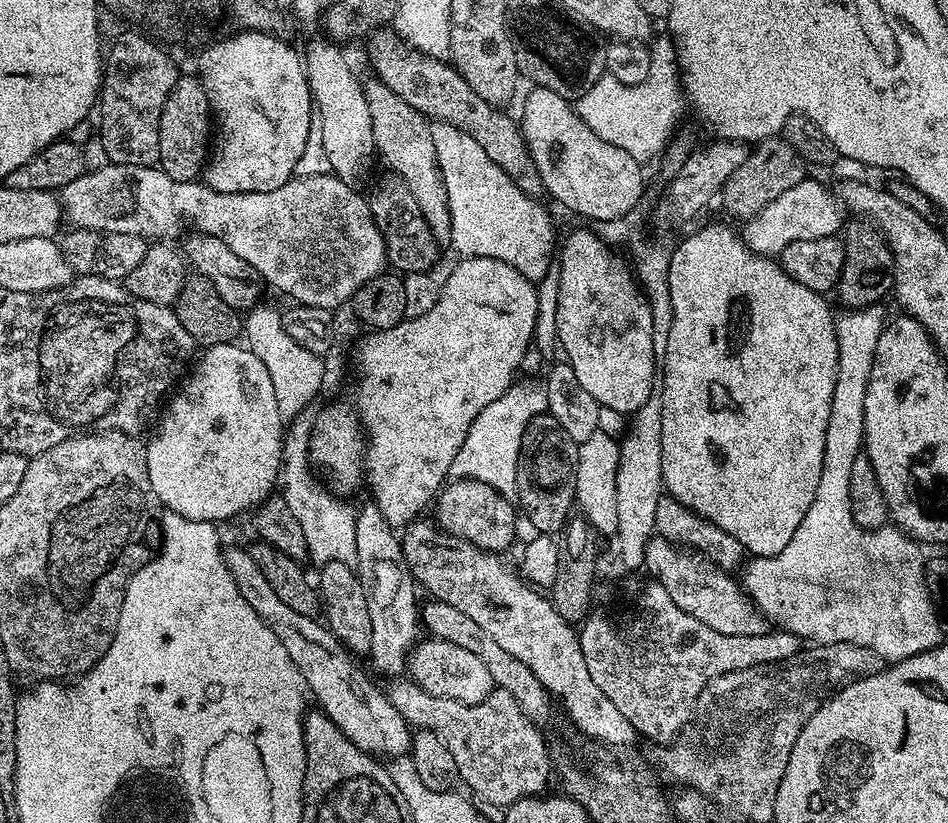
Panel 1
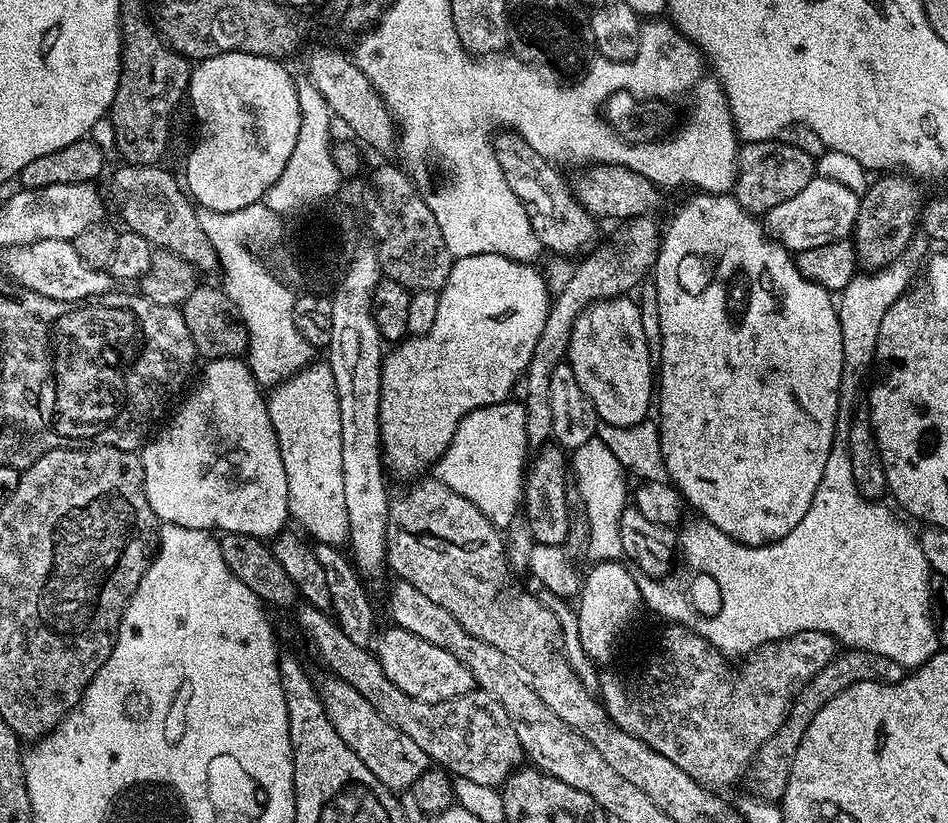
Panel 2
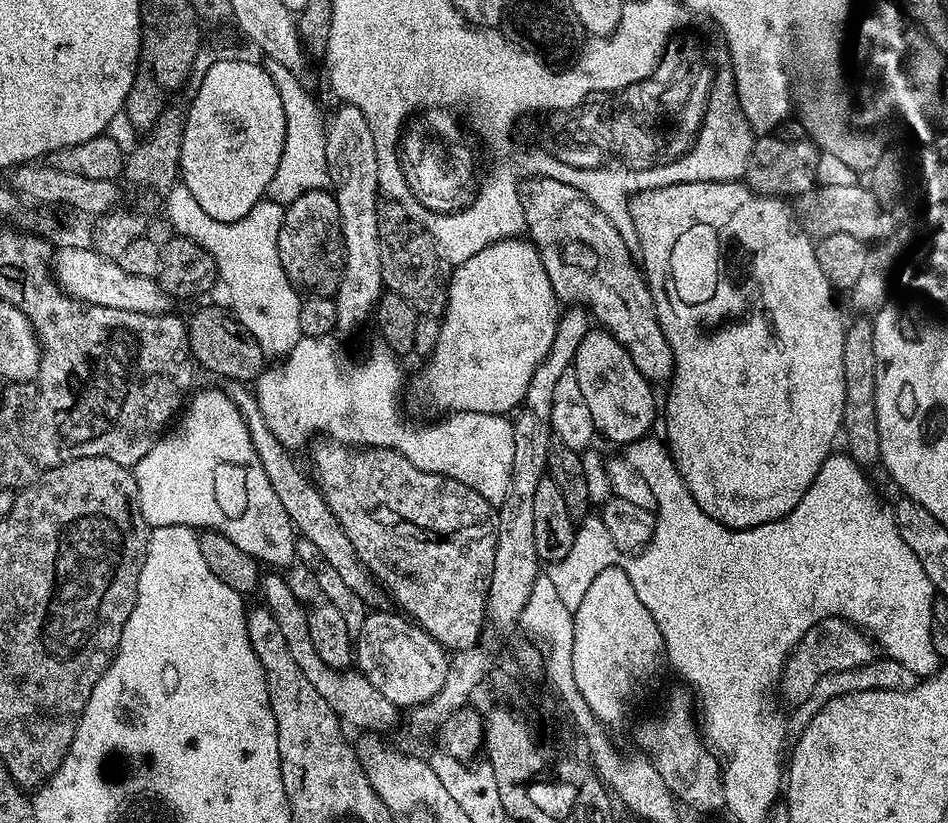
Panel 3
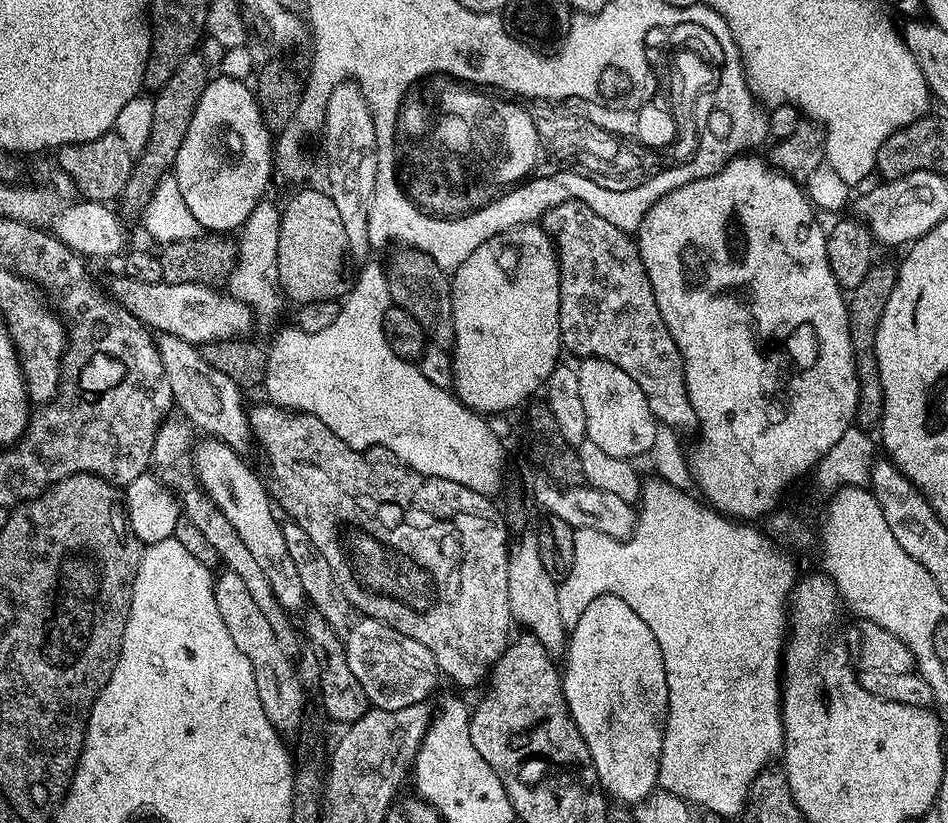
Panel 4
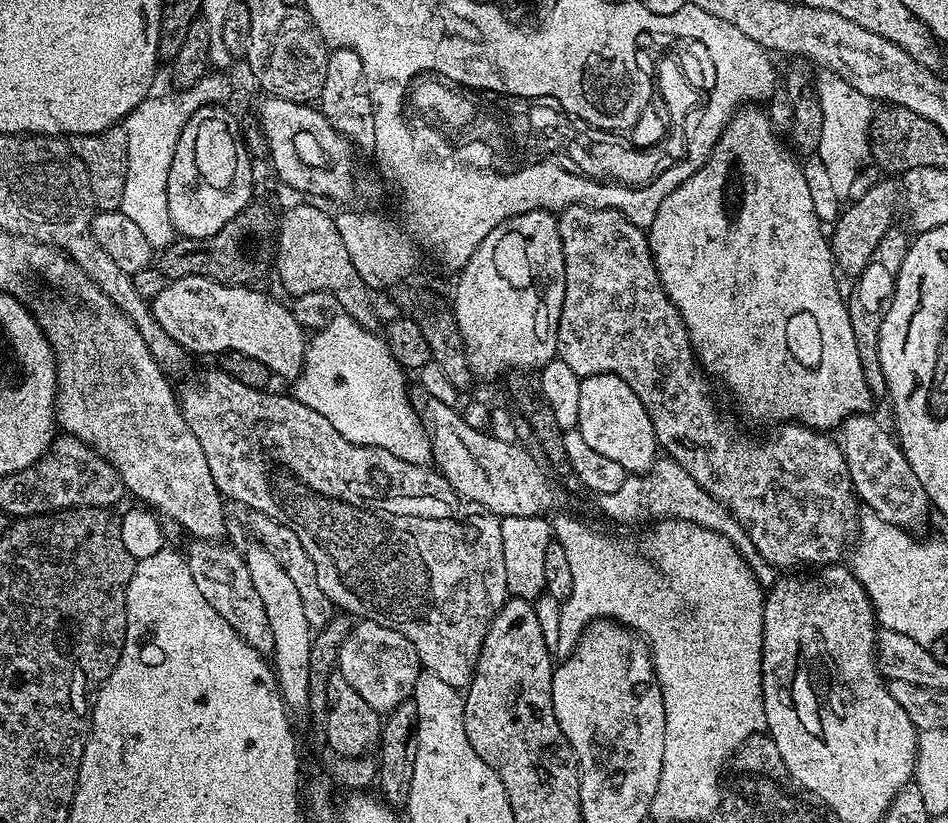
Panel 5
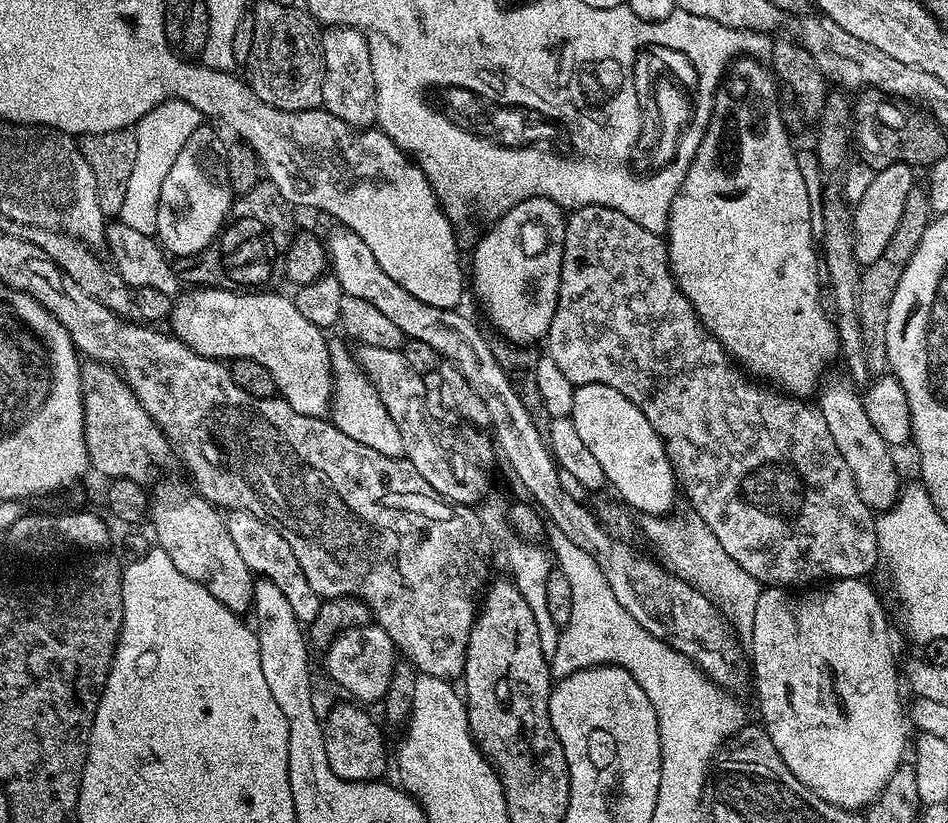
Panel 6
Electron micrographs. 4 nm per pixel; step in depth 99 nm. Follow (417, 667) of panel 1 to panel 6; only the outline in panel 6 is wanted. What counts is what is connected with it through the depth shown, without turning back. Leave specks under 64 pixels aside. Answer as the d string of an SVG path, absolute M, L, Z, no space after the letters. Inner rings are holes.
M373 622L365 624L362 628L347 628L332 641L326 649L326 656L328 672L332 675L333 682L338 687L345 688L352 695L349 697L360 702L383 701L398 663L398 649L390 634L386 634L386 630L379 624Z

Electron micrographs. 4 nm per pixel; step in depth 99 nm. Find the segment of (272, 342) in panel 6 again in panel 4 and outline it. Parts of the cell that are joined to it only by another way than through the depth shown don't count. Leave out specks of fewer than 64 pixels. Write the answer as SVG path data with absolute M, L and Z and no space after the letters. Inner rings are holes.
M120 274L112 288L117 292L115 295L119 303L132 312L145 328L156 334L182 338L197 346L212 344L215 340L244 338L254 328L251 308L206 284L167 284L163 279L159 282L138 282L127 274Z

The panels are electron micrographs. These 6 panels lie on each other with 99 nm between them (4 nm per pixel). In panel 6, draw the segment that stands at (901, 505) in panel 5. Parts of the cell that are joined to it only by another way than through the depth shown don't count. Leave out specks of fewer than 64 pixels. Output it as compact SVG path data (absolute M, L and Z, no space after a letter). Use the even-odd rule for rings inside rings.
M851 383L827 384L819 389L818 407L822 418L826 418L826 426L830 426L830 434L837 443L838 450L842 450L842 458L846 458L846 466L850 466L850 474L854 474L854 486L858 486L858 494L862 494L862 502L866 502L868 508L887 510L899 500L902 491L900 476L896 473L895 462L892 461L893 449L882 438L882 434L878 434L874 422L870 422L870 414L866 414L861 393L856 393L857 389Z

